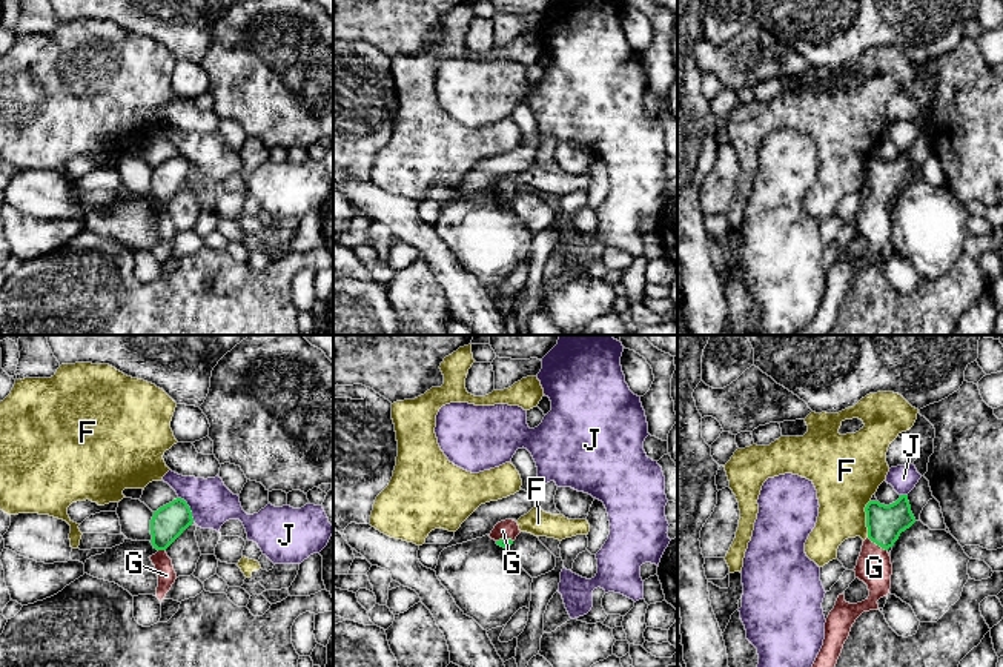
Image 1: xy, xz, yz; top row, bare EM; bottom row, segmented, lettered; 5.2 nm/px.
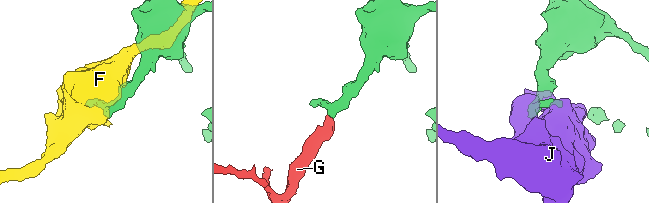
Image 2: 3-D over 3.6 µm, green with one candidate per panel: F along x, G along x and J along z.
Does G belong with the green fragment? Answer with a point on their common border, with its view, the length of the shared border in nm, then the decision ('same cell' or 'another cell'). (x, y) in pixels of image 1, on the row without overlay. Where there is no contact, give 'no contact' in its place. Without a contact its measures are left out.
yz (877, 200) | 130 nm | same cell

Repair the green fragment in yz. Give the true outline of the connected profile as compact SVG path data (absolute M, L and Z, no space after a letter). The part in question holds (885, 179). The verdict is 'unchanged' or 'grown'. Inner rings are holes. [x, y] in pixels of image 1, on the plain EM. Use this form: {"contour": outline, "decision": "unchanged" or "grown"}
{"contour": "M900 151L889 161L869 157L865 168L868 194L863 197L854 227L856 234L868 241L869 252L862 258L849 260L843 249L839 251L826 274L823 301L813 323L794 335L826 335L837 320L856 275L863 267L879 266L877 257L889 249L892 220L888 204L915 178L915 174L908 151Z", "decision": "grown"}

